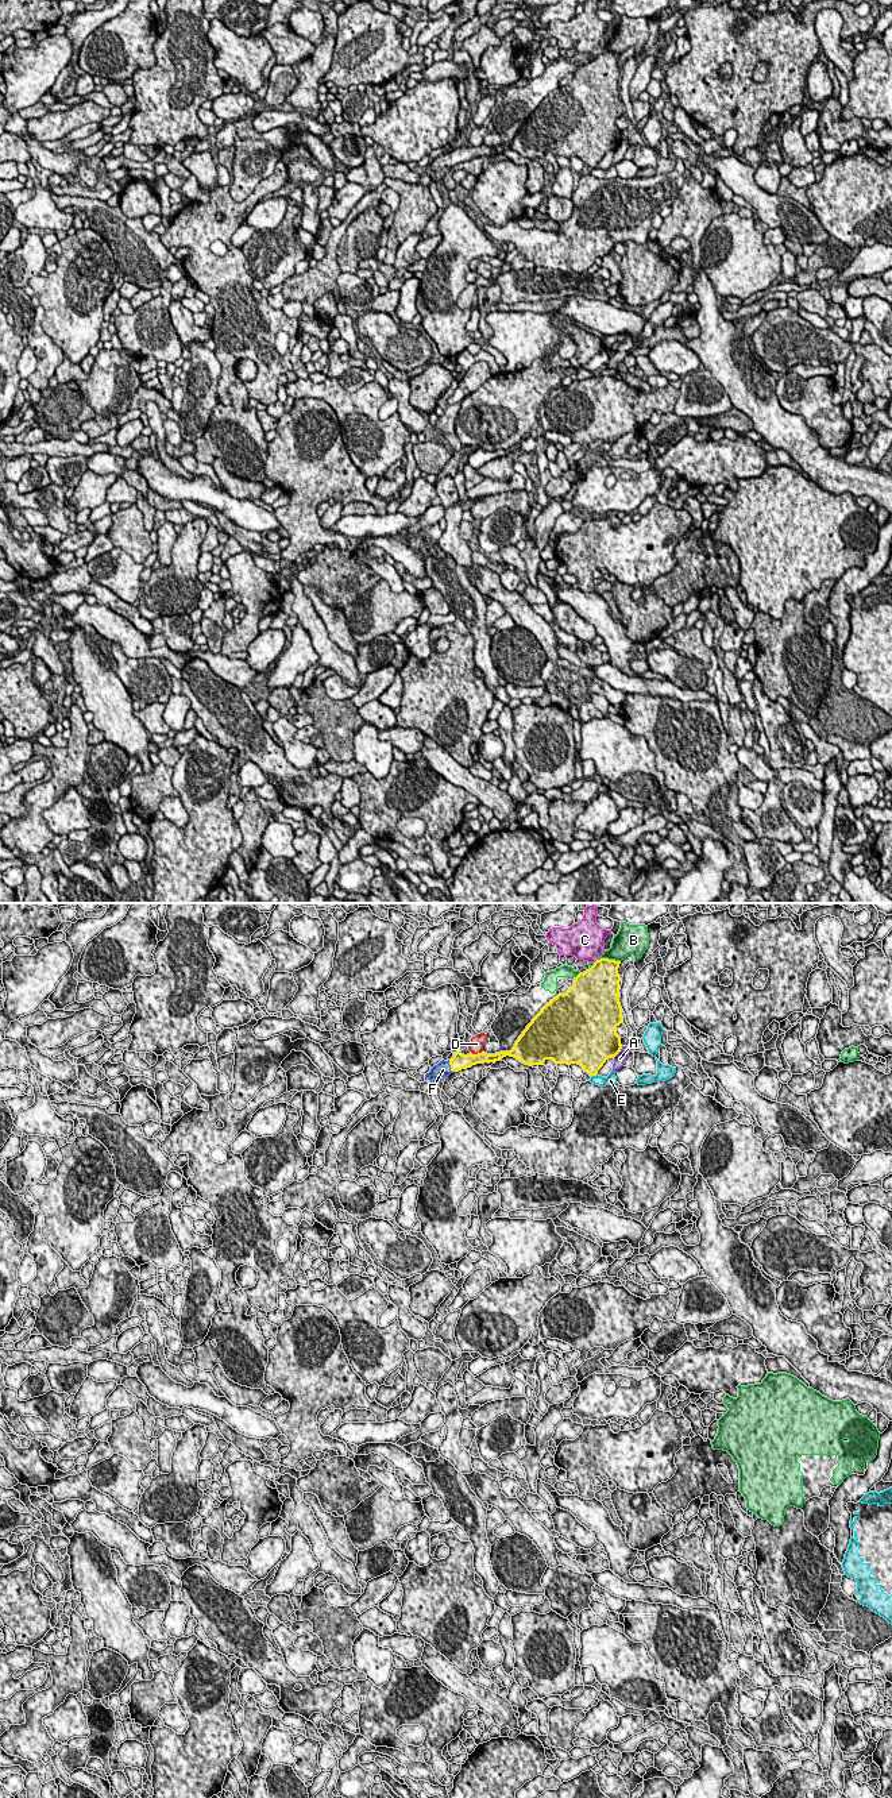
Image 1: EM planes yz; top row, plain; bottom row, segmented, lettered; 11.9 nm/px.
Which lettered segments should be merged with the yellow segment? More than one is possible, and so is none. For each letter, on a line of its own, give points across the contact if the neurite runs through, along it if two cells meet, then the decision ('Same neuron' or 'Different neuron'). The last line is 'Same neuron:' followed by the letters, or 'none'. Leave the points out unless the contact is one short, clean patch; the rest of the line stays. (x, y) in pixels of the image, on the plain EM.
A: Different neuron
B: Different neuron
C: Different neuron
D: Different neuron
E: Different neuron
F: Path across: yz (459, 154), (450, 157), (443, 162). Same neuron
Same neuron: F

